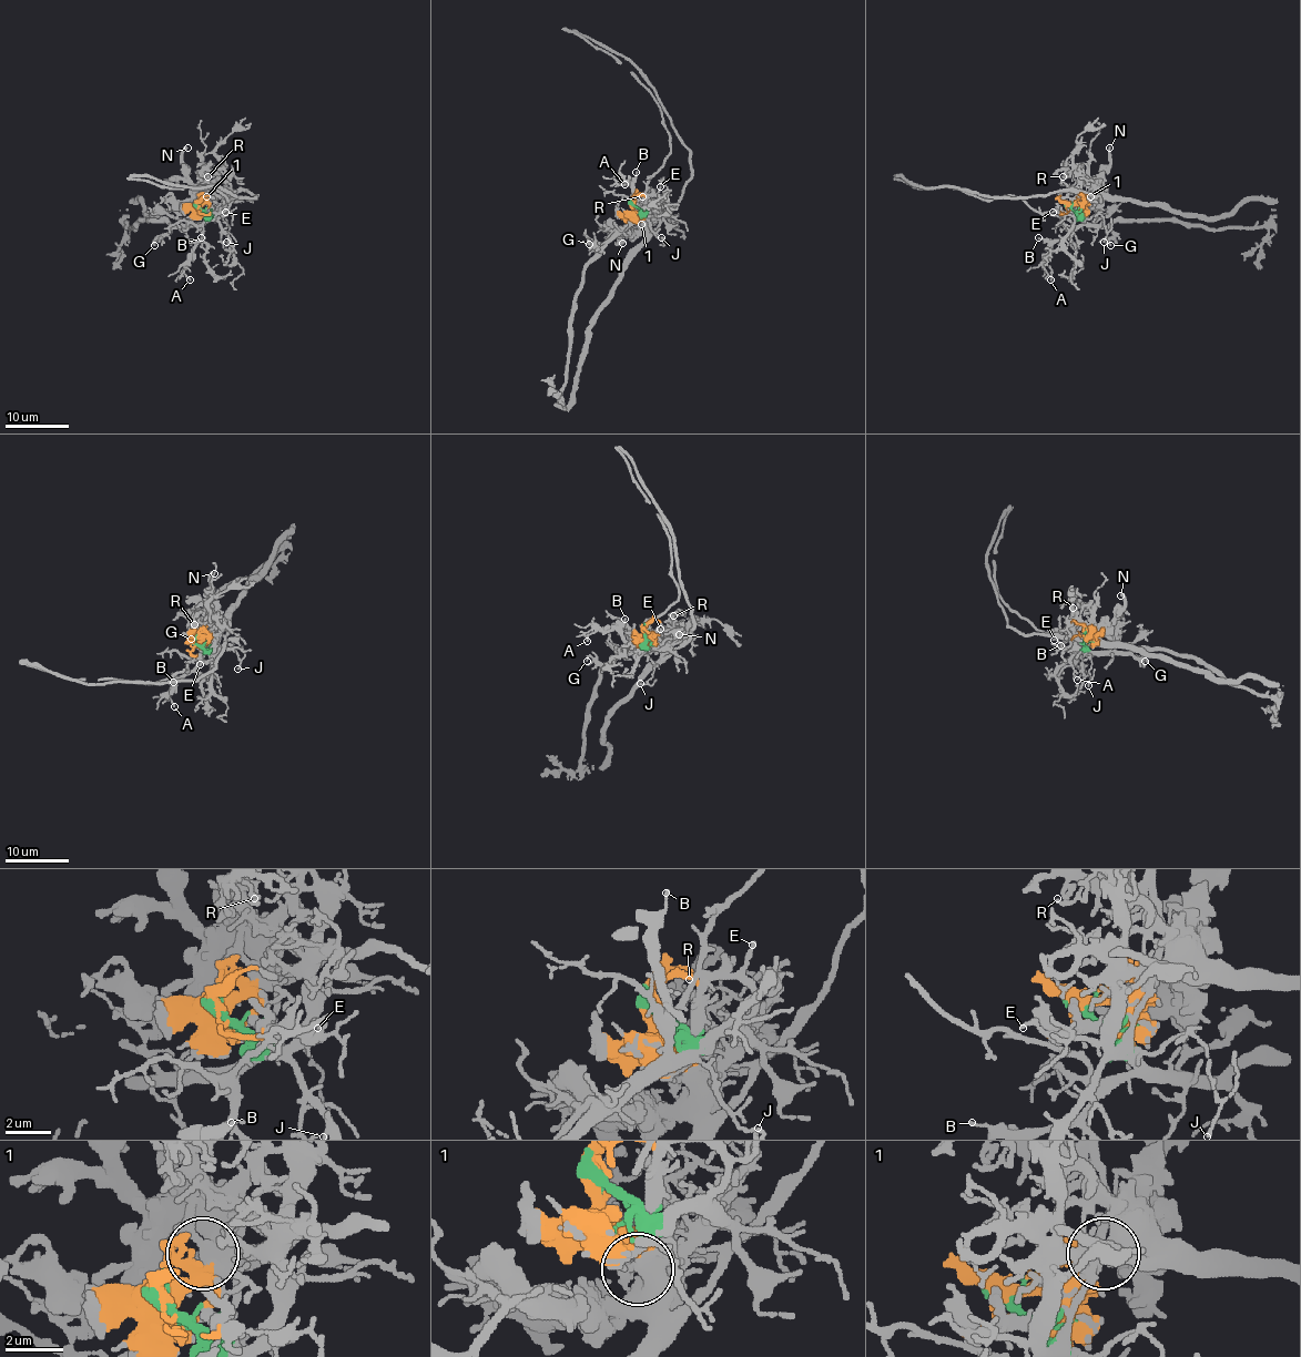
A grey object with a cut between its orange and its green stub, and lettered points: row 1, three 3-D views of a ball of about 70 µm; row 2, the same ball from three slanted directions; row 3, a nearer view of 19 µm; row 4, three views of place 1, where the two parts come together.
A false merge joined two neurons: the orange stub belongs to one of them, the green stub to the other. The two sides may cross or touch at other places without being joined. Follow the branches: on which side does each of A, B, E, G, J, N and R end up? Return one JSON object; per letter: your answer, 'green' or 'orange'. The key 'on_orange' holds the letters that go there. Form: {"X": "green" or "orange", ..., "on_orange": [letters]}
{"A": "green", "B": "green", "E": "green", "G": "green", "J": "green", "N": "orange", "R": "orange", "on_orange": ["N", "R"]}

